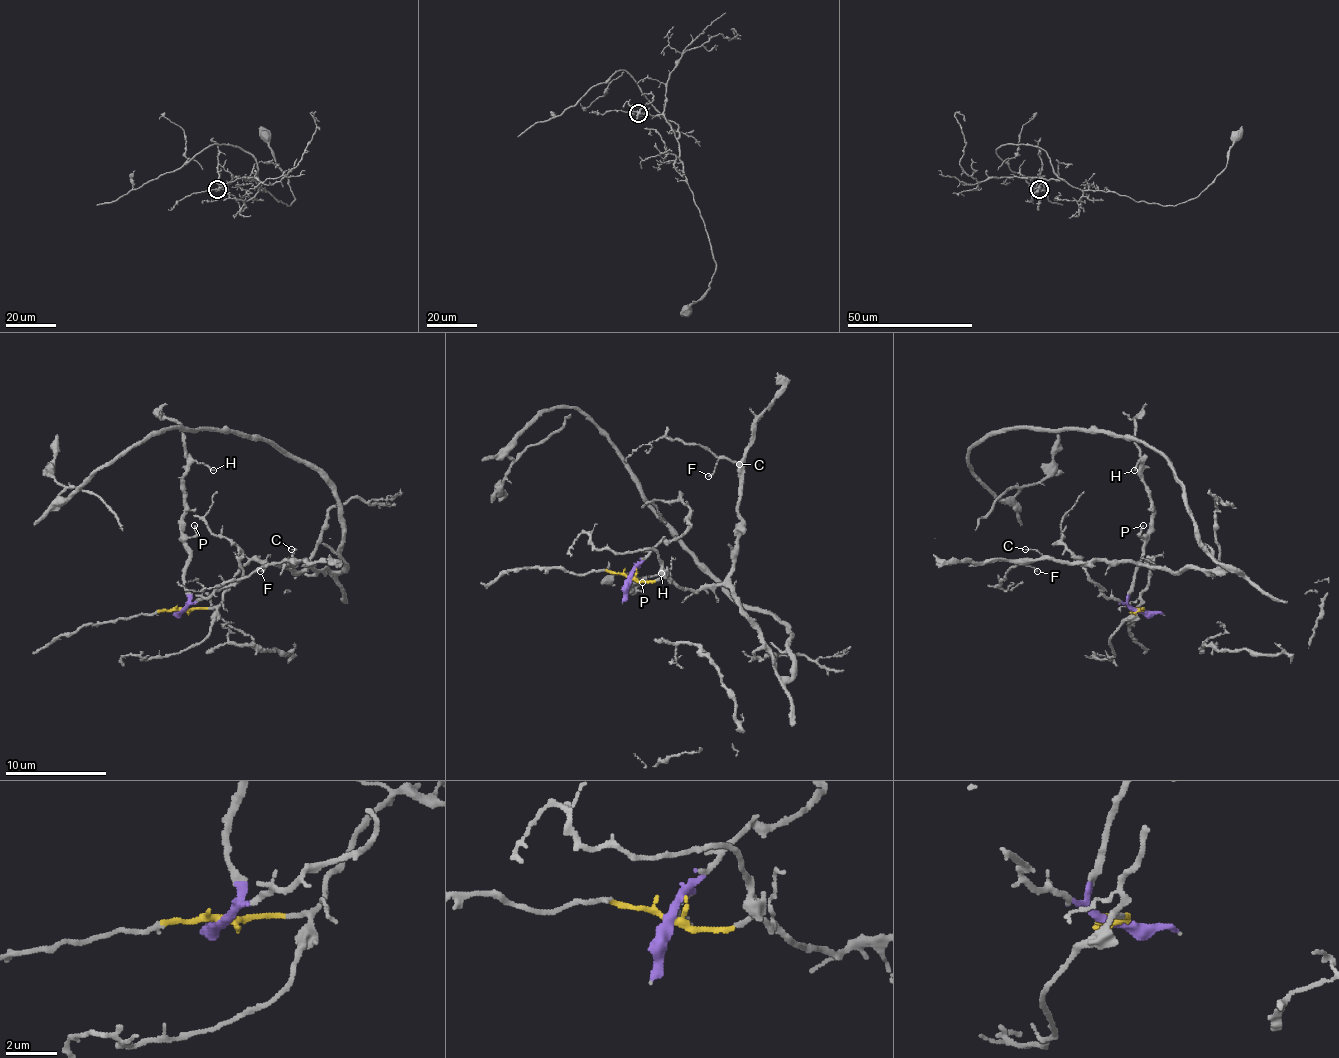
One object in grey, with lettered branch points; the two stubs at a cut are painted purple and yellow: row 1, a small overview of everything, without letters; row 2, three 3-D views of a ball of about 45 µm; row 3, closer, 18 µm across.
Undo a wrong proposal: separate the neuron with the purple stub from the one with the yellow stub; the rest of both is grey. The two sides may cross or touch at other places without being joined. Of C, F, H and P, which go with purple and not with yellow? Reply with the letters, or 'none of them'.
H, P

